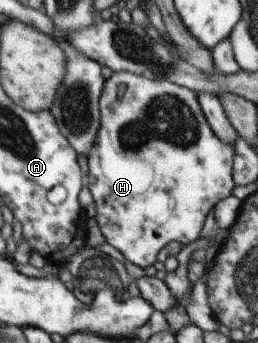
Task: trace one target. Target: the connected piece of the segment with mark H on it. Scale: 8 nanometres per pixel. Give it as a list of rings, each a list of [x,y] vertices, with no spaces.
[[[113,72],[111,77],[109,77],[106,82],[104,95],[101,98],[101,119],[101,129],[97,132],[97,137],[87,156],[89,170],[88,188],[93,195],[97,207],[95,219],[98,221],[103,235],[106,237],[106,242],[115,247],[115,249],[118,249],[128,262],[145,269],[145,267],[155,263],[159,251],[170,241],[179,241],[184,247],[189,243],[193,243],[193,241],[197,241],[200,238],[199,235],[201,235],[201,229],[205,225],[205,217],[207,217],[209,211],[214,209],[216,203],[233,195],[232,191],[235,187],[232,176],[235,155],[234,147],[223,143],[215,135],[198,102],[198,95],[194,91],[165,79],[148,78],[133,72]]]

